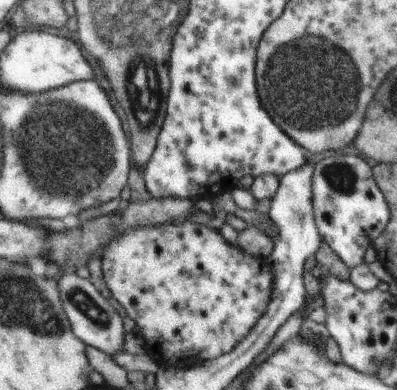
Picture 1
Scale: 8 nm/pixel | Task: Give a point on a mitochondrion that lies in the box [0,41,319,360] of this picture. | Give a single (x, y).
(89, 151)

